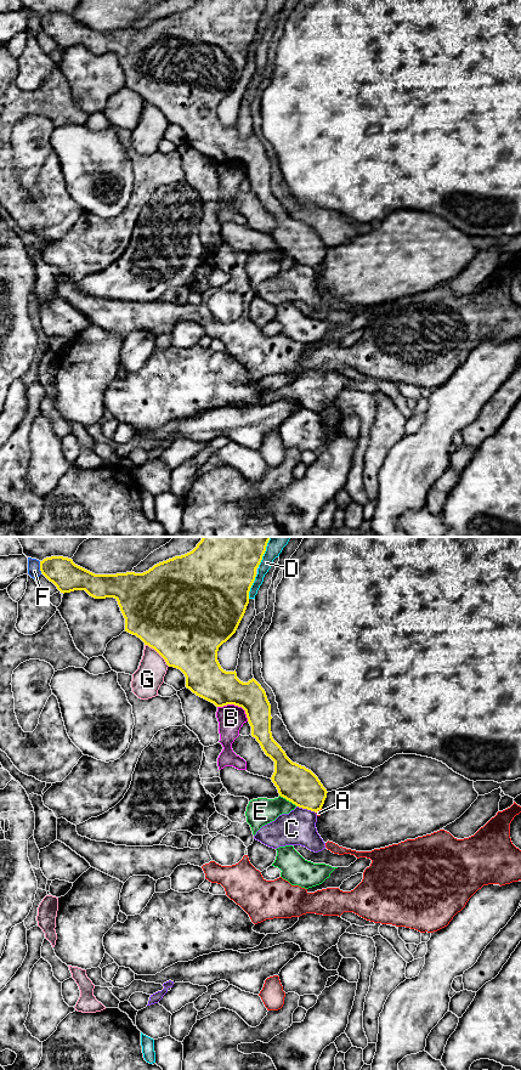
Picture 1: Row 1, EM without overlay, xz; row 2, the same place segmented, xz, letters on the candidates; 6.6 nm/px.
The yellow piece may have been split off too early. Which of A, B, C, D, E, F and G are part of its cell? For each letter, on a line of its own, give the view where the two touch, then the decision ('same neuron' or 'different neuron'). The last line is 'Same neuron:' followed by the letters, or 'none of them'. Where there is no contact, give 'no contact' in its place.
A: xz | different neuron
B: xz | different neuron
C: xz | different neuron
D: xz | different neuron
E: xz | different neuron
F: xz | different neuron
G: xz | different neuron
Same neuron: none of them

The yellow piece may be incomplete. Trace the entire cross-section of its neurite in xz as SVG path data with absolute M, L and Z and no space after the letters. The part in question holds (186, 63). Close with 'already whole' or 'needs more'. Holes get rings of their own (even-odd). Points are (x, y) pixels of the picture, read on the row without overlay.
M197 0L192 7L159 18L143 29L95 30L63 12L44 15L40 27L63 50L85 46L95 55L114 53L125 74L125 87L154 104L169 123L180 125L186 132L187 145L216 163L242 163L251 182L251 192L274 217L271 236L279 251L299 264L317 268L328 248L311 226L293 219L273 196L271 160L265 146L254 134L248 138L240 137L236 126L223 126L217 117L219 103L236 89L245 69L249 47L266 2Z; already whole

